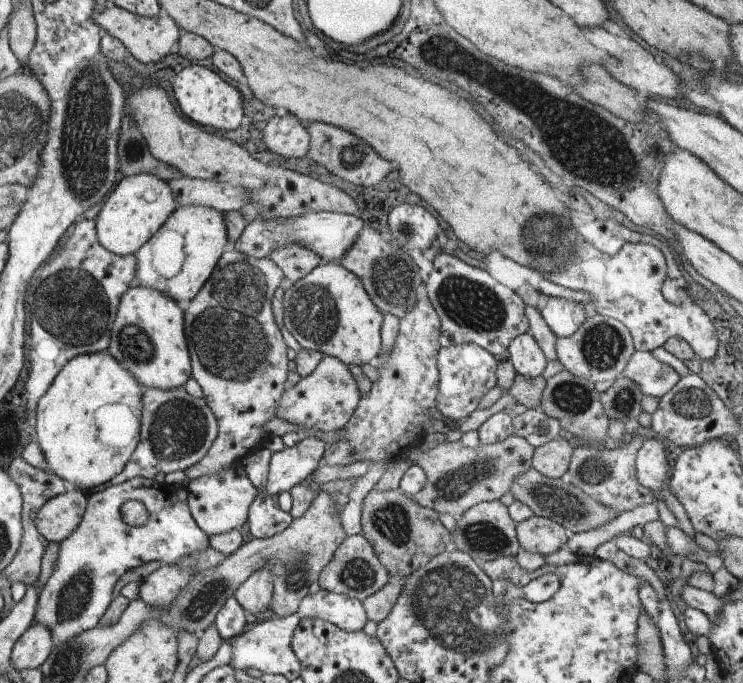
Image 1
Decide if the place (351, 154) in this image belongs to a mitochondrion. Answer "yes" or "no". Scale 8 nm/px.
yes

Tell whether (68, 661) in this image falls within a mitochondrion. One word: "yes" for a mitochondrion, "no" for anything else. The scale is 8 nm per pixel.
yes

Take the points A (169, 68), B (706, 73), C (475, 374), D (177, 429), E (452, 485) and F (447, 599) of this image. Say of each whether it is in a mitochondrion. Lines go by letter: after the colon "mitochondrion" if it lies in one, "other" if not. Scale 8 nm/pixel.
A: other
B: other
C: other
D: mitochondrion
E: mitochondrion
F: mitochondrion

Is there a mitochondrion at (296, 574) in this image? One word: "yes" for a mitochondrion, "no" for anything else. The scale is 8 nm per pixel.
yes

